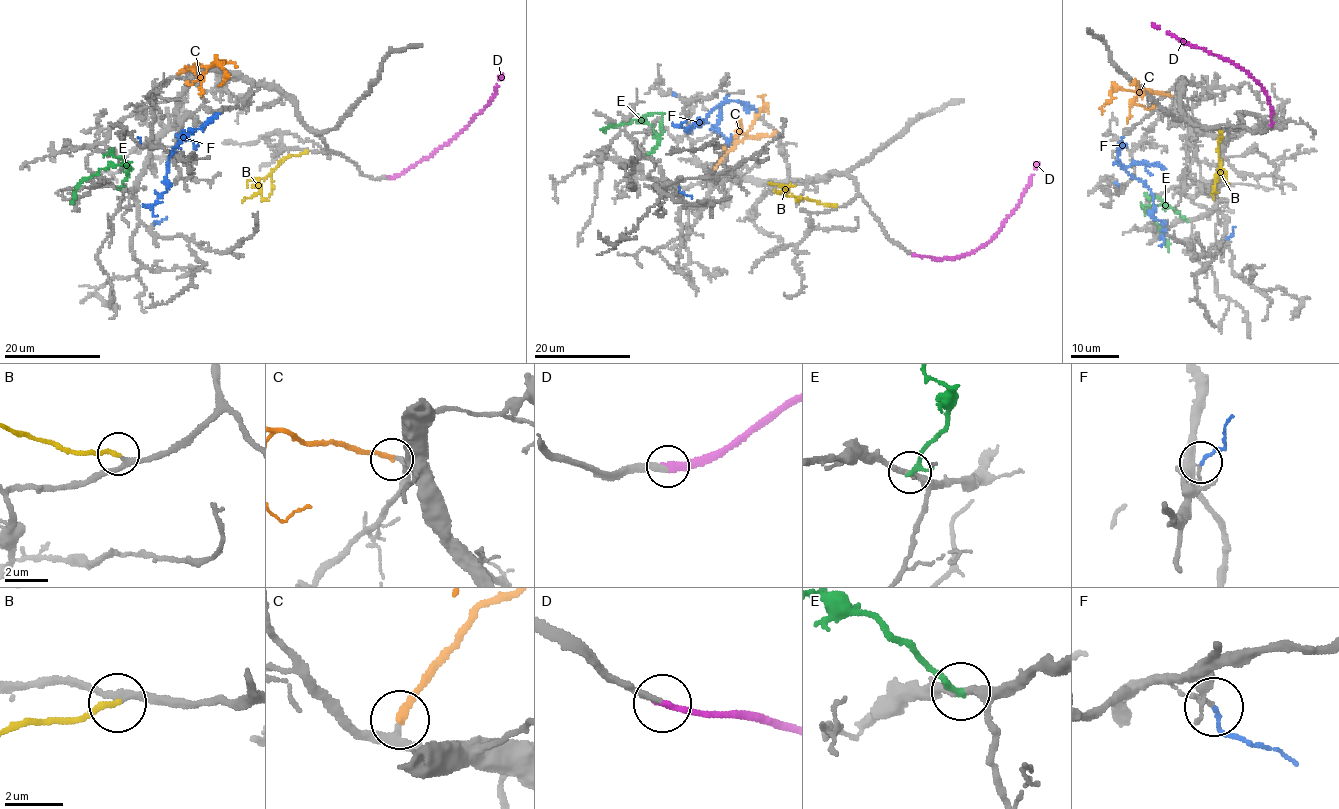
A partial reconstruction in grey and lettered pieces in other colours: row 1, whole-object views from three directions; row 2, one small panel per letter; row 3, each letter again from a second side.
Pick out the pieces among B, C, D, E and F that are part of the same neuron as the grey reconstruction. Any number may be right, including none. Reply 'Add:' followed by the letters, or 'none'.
Add: B, C, D

